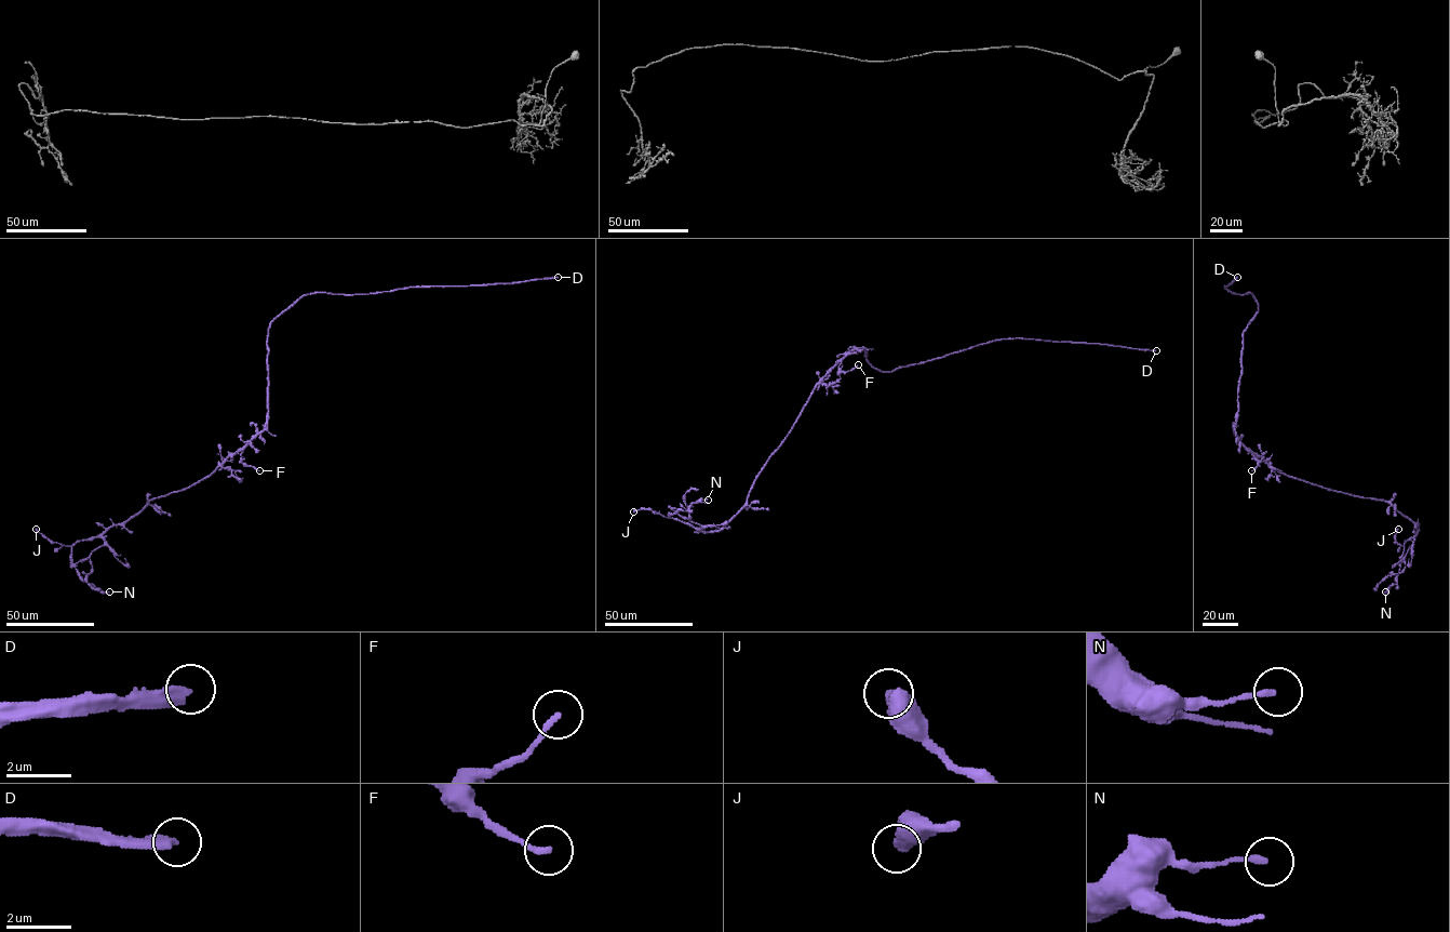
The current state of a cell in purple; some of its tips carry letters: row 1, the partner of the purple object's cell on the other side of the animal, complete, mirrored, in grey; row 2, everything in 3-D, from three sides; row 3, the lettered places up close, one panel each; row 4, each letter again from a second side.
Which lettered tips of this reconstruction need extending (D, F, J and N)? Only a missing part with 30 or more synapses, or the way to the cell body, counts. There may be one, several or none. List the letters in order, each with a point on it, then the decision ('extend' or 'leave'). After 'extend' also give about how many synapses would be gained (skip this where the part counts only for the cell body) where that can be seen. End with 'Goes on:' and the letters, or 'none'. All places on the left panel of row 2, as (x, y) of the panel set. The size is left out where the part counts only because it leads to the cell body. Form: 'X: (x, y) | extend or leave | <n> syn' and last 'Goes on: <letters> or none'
D: (558, 277) | extend | 1000 syn
F: (259, 470) | leave
J: (36, 529) | leave
N: (109, 591) | leave
Goes on: D

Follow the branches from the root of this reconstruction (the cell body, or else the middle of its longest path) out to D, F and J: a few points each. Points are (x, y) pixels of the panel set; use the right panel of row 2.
D: (1237, 418), (1243, 331), (1258, 310), (1250, 293), (1236, 294), (1225, 287), (1237, 277)
F: (1237, 418), (1235, 435), (1258, 462), (1251, 470)
J: (1237, 418), (1235, 437), (1272, 466), (1328, 489), (1387, 502), (1418, 526), (1404, 546), (1395, 541), (1398, 529)

